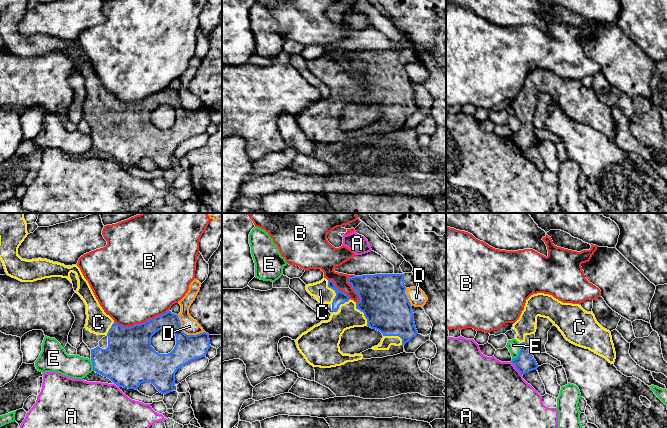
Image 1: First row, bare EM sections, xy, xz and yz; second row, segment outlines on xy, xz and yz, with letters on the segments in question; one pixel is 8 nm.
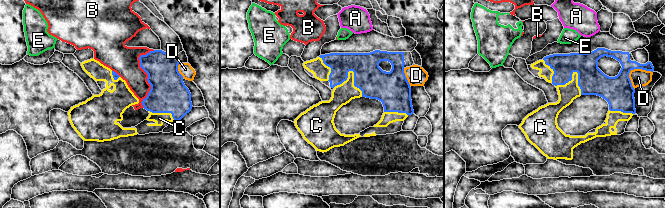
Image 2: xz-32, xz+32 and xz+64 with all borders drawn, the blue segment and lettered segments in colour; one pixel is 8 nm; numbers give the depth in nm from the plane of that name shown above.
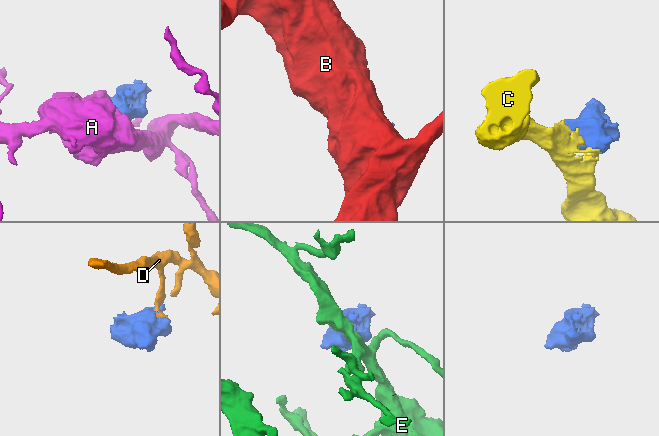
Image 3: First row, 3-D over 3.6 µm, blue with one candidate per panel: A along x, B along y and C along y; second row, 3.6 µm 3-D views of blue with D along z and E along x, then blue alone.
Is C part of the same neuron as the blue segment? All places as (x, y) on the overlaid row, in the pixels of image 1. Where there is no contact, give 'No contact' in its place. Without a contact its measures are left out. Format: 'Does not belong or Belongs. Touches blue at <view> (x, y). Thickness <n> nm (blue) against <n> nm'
Belongs. Touches blue at xz (334, 290). Thickness 90 nm (blue) against 140 nm

